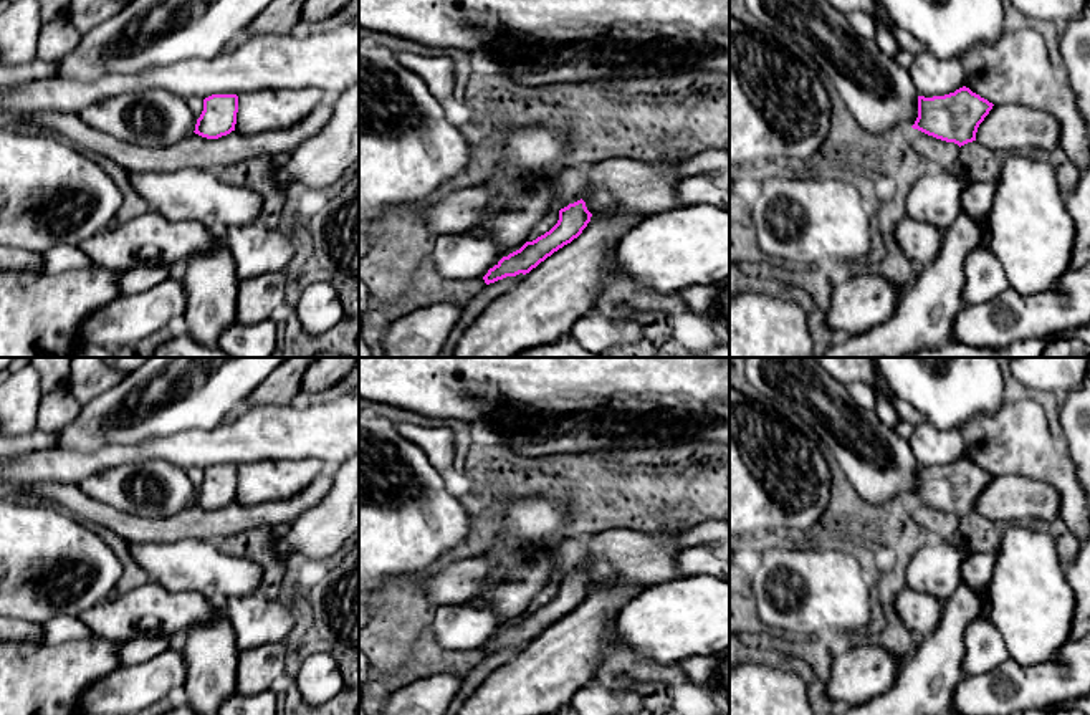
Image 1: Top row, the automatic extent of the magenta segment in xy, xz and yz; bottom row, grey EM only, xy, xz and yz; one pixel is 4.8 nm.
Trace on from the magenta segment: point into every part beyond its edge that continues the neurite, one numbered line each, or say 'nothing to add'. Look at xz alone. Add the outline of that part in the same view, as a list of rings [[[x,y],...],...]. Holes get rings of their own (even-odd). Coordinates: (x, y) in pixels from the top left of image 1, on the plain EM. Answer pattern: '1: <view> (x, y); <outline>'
1: xz (551, 669); [[[620,578],[592,584],[577,609],[495,670],[458,715],[554,715],[567,708],[605,652],[622,644],[617,616],[645,588]]]

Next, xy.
1: xy (267, 480); [[[318,458],[260,460],[238,467],[235,501],[238,505],[268,503],[301,493],[327,465]]]

